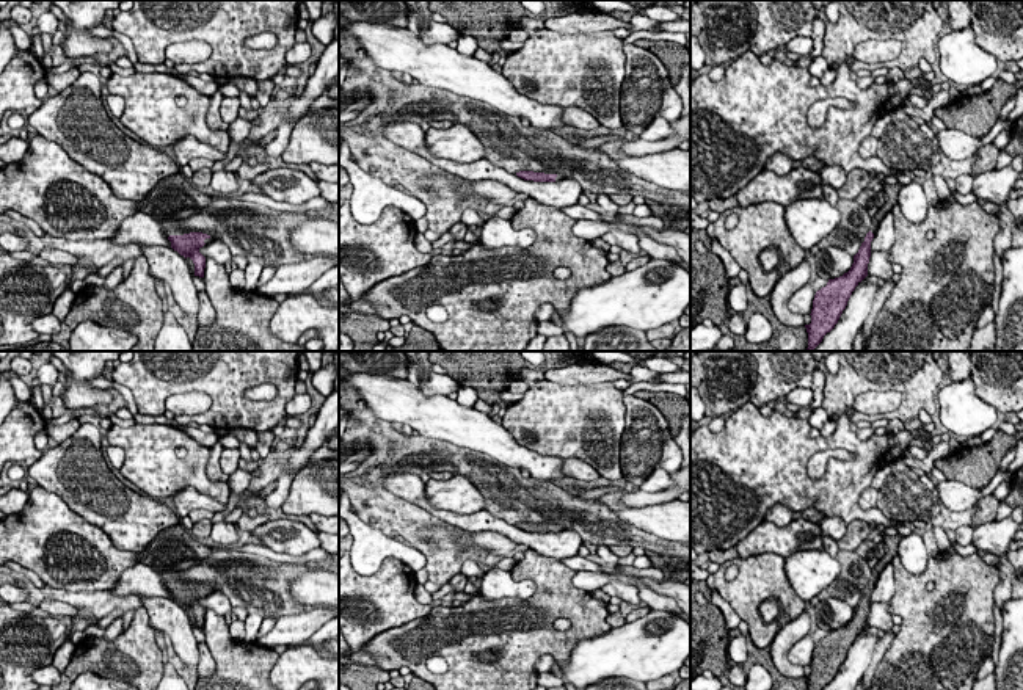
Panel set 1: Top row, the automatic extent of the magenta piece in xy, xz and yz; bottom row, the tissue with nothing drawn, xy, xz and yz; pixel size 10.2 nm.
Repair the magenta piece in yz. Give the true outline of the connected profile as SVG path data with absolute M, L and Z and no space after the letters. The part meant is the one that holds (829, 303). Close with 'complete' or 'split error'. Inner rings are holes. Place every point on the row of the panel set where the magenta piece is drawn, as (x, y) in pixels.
M901 182L894 185L885 183L885 204L872 216L872 224L865 237L858 252L854 256L854 263L847 273L839 278L828 279L827 285L816 292L811 309L811 323L805 325L808 332L808 348L813 351L838 323L847 301L855 290L855 287L868 276L868 263L871 257L871 242L883 216L891 212L893 205L897 202L899 191L902 188Z | split error

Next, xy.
M179 220L163 221L162 226L171 242L171 248L185 259L190 257L195 263L195 276L204 278L206 257L199 249L206 245L204 240L210 238L210 235L188 232Z | split error

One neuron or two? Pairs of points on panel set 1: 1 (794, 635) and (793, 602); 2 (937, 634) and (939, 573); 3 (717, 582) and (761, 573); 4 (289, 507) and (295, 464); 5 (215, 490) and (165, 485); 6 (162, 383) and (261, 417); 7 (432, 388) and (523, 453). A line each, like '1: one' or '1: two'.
1: two
2: one
3: one
4: two
5: one
6: one
7: two

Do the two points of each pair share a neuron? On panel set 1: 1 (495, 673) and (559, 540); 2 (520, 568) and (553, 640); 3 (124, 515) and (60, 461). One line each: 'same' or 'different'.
1: different
2: same
3: same

